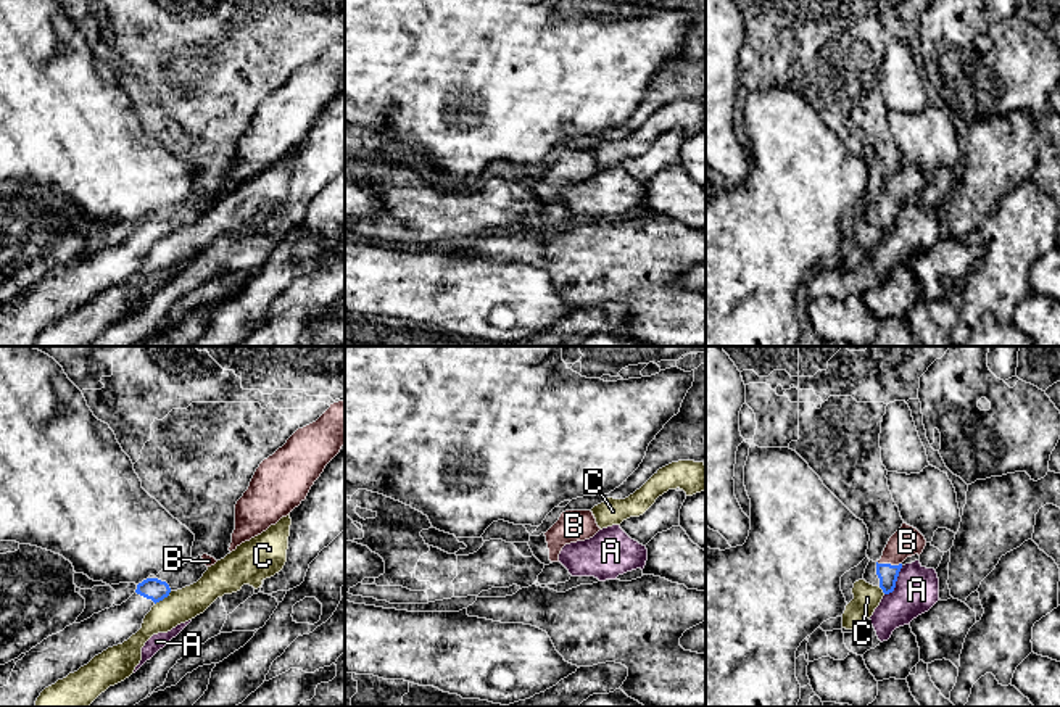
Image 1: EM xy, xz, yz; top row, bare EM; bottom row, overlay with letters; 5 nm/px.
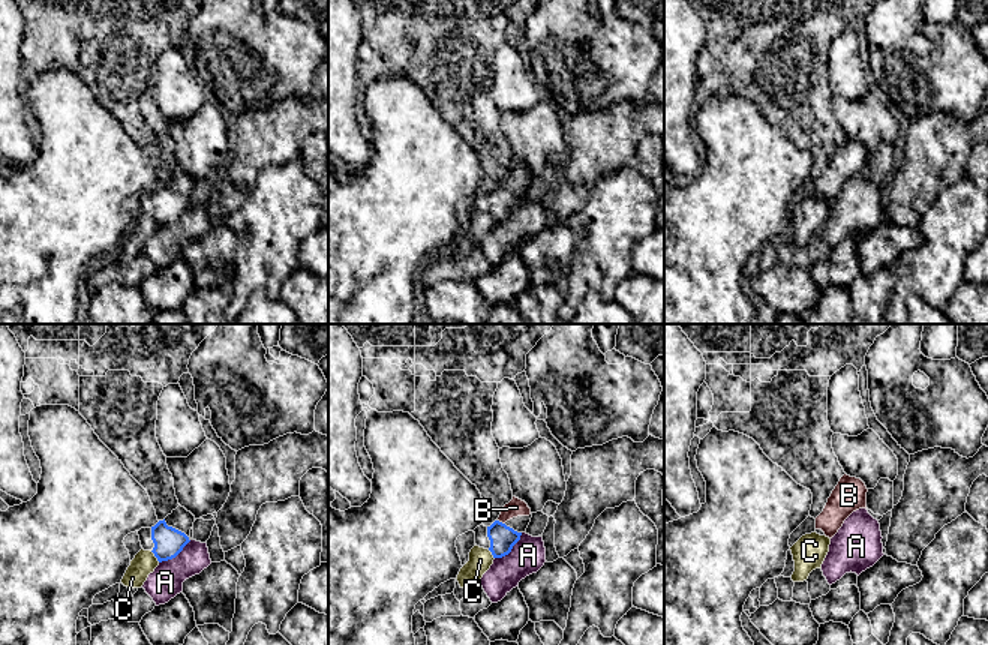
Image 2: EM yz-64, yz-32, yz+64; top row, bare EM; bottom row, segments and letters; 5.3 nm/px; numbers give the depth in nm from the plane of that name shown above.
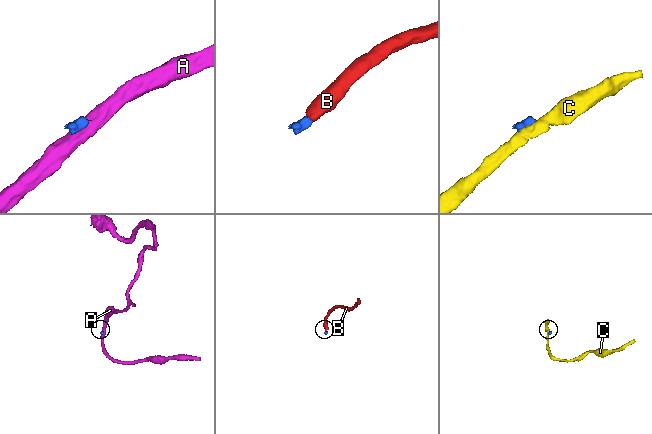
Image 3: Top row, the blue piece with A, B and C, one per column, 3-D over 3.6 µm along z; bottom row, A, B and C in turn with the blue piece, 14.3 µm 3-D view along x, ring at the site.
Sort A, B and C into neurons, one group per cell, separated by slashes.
A / B / C

